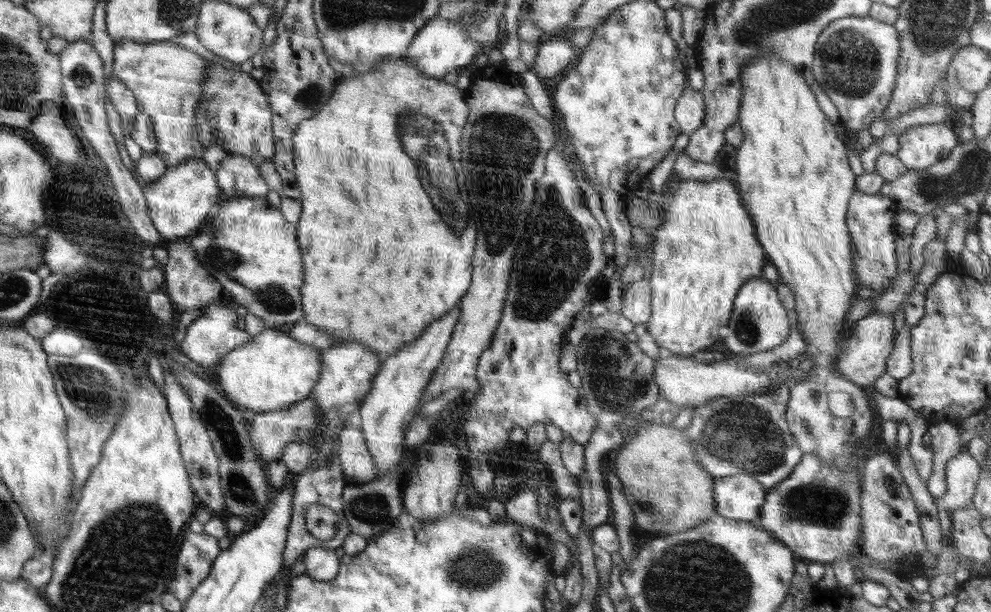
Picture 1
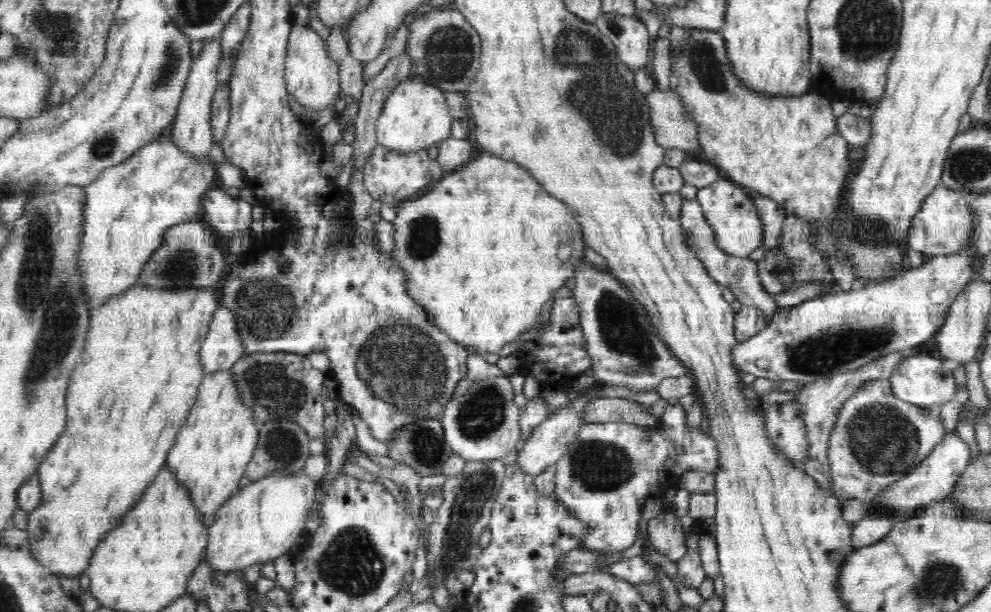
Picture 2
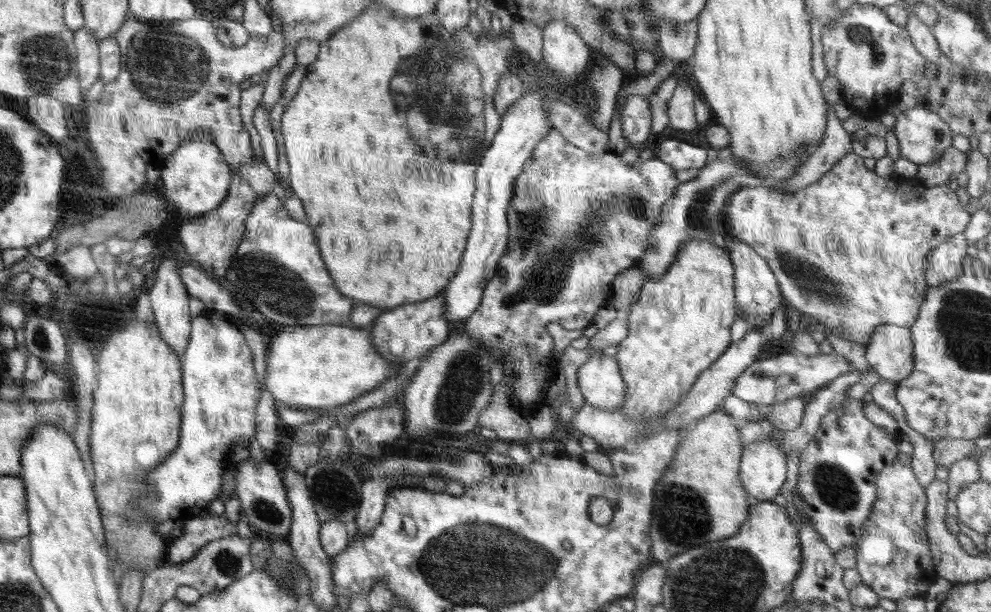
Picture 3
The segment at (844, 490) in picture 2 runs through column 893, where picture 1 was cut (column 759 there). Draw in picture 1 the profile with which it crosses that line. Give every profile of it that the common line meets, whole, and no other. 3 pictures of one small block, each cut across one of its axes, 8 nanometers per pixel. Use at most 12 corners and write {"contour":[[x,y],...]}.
{"contour":[[788,385],[720,395],[681,432],[714,480],[772,491],[804,456]]}

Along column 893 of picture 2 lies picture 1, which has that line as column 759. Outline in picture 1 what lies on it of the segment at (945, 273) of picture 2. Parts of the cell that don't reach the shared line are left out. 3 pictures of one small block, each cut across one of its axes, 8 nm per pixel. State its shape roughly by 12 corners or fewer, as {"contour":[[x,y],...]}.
{"contour":[[763,276],[744,283],[719,337],[733,357],[776,348],[793,318]]}

